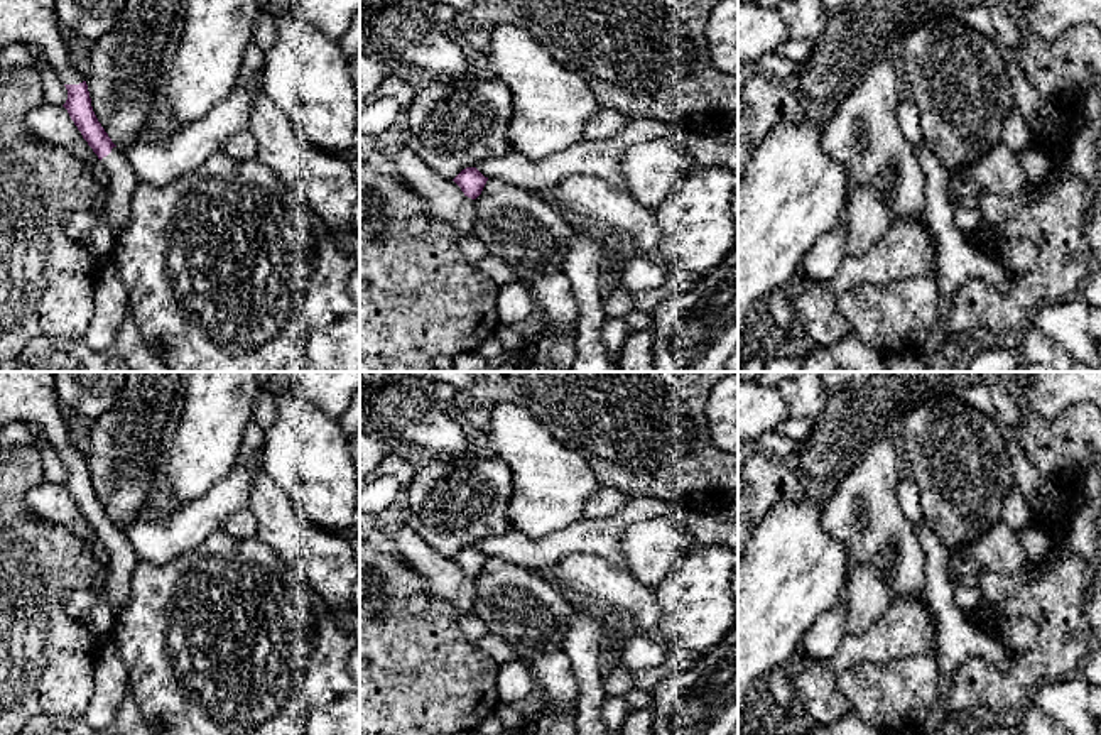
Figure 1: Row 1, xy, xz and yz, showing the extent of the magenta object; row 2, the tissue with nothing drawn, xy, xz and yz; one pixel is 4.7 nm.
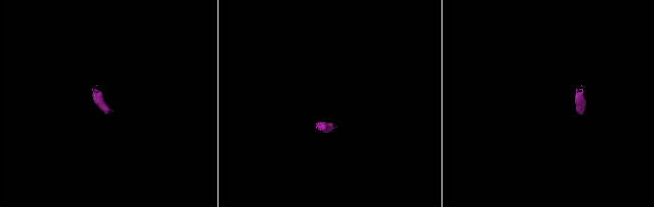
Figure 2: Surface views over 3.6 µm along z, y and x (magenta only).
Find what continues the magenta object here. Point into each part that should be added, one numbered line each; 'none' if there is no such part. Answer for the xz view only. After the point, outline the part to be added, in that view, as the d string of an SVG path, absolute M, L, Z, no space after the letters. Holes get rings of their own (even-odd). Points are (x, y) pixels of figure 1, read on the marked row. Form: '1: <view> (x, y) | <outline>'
none

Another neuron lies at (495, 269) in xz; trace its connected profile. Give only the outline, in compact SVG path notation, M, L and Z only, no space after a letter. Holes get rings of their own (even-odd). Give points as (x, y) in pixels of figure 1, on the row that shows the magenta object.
M486 255L476 267L498 286L518 282L513 272L496 257Z

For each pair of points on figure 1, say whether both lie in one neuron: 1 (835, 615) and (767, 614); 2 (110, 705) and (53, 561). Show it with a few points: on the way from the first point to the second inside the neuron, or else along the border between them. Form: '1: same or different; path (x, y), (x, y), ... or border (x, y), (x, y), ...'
1: different; border (840, 600), (813, 624), (801, 641)
2: different; border (102, 646), (95, 666), (95, 690), (86, 705)

